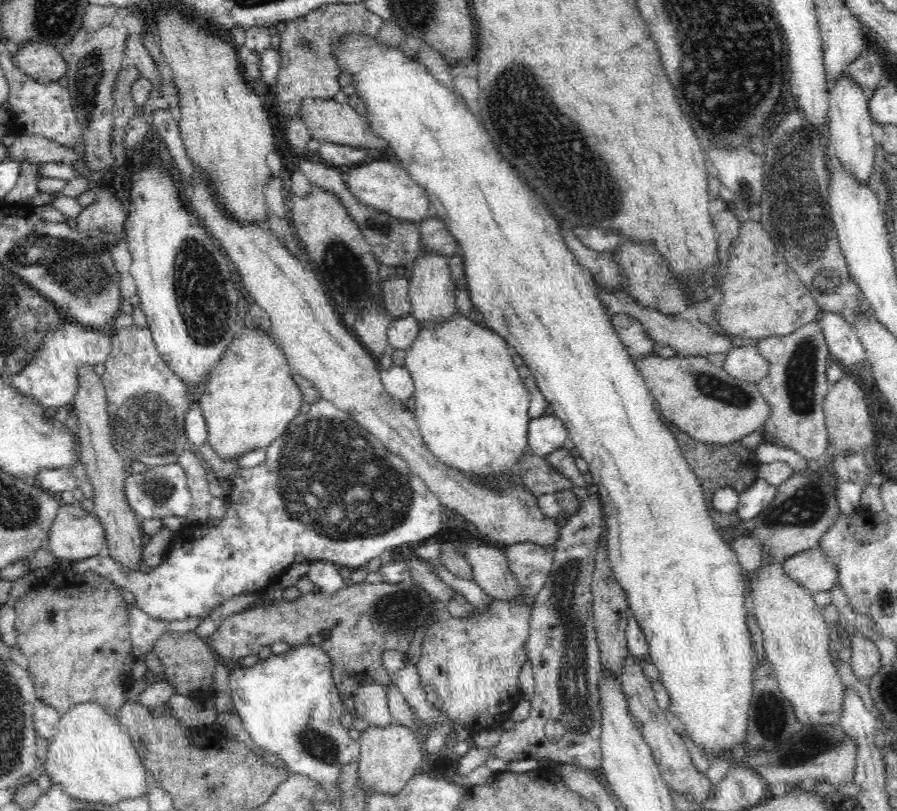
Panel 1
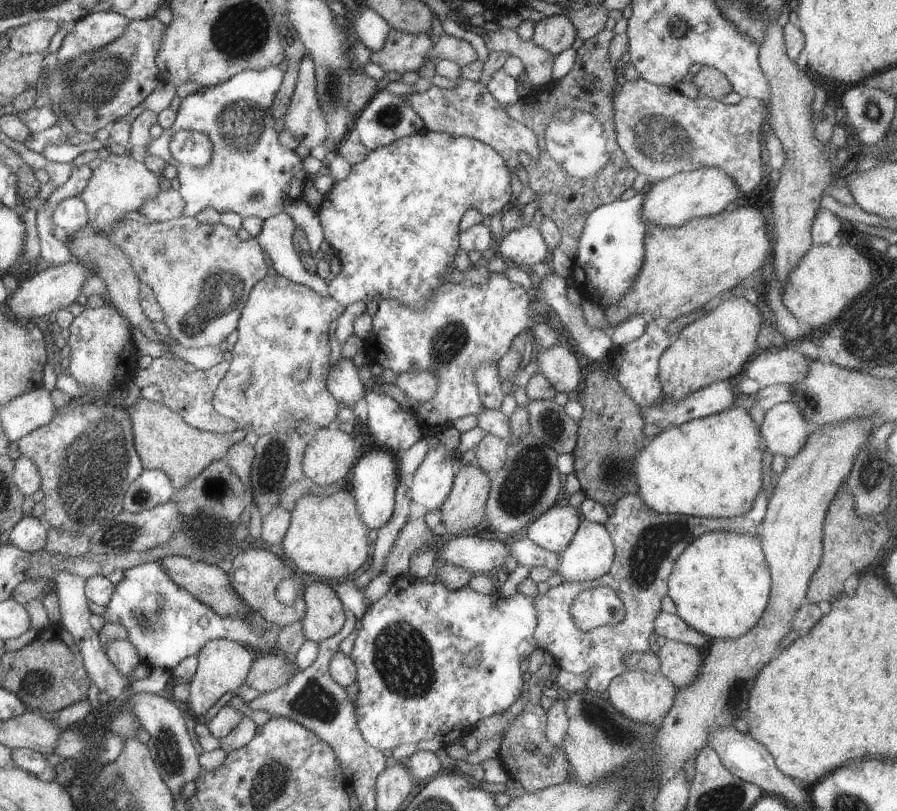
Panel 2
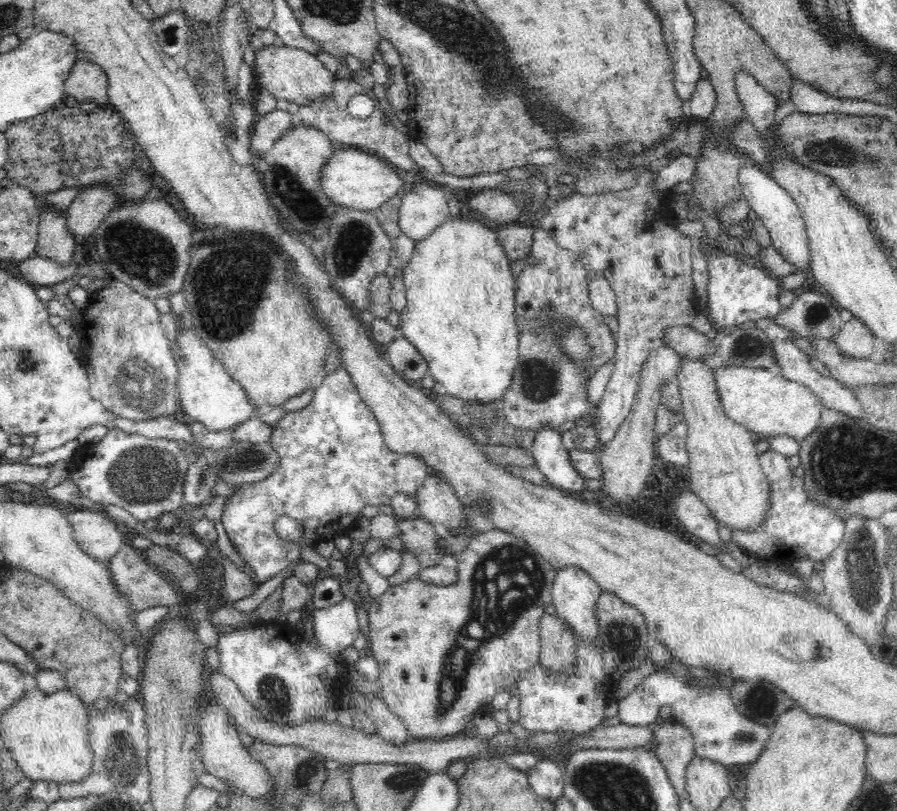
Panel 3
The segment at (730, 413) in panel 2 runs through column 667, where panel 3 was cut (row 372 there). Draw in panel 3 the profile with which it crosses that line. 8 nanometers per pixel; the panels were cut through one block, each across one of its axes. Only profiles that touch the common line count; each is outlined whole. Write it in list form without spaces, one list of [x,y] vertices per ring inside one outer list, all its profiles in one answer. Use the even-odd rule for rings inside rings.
[[[468,214],[468,216],[452,216],[447,218],[443,223],[440,223],[432,232],[423,239],[416,240],[415,249],[413,250],[412,258],[409,263],[403,268],[403,283],[406,288],[407,303],[404,310],[400,313],[399,328],[403,332],[403,336],[418,349],[418,352],[426,359],[428,363],[428,375],[444,385],[446,392],[454,397],[460,397],[464,401],[472,401],[476,403],[489,403],[493,400],[502,400],[505,390],[511,383],[513,372],[517,364],[519,356],[519,332],[516,325],[515,315],[515,299],[517,294],[517,280],[514,279],[510,271],[510,263],[504,246],[498,235],[496,228],[486,226],[486,222],[482,222],[480,218]]]

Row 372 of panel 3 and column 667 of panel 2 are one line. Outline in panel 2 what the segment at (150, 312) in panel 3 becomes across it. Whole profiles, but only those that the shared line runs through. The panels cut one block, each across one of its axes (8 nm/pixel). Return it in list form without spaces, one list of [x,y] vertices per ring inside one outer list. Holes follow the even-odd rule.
[[[640,78],[633,83],[620,81],[612,95],[617,143],[629,163],[650,182],[674,174],[692,172],[700,167],[716,167],[731,176],[745,195],[760,184],[762,178],[762,124],[766,108],[760,100],[744,97],[739,103],[724,104],[710,97],[686,98],[675,87],[655,85]]]

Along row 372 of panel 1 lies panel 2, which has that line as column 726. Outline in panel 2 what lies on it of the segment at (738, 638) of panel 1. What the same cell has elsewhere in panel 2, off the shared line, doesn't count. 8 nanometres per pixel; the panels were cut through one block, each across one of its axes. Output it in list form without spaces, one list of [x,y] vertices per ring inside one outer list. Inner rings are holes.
[[[706,532],[679,557],[680,564],[672,572],[672,592],[668,596],[676,606],[676,614],[696,632],[714,640],[739,639],[763,618],[772,579],[759,536]]]

